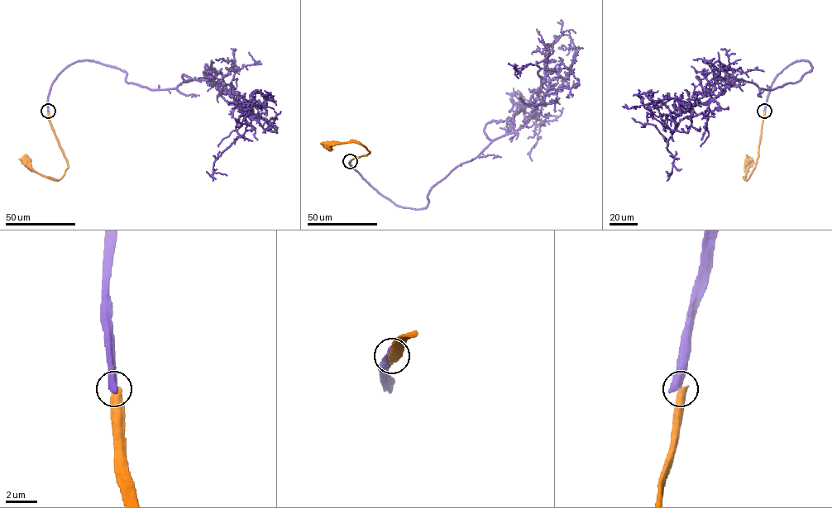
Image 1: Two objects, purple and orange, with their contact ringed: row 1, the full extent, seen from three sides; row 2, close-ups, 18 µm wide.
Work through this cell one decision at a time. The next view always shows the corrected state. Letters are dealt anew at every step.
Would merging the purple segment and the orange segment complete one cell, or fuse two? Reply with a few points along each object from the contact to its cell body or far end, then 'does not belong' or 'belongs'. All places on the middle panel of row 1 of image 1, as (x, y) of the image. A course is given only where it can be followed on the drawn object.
purple via (350, 161), (396, 204), (423, 209), (437, 183), (543, 102), (537, 64), (543, 44), (552, 47) | orange via (350, 162), (370, 152), (357, 142), (332, 141), (327, 145) | does not belong

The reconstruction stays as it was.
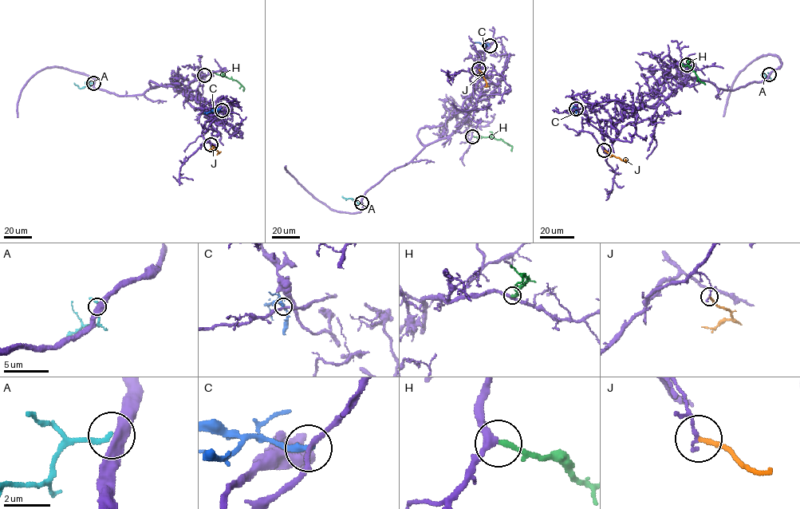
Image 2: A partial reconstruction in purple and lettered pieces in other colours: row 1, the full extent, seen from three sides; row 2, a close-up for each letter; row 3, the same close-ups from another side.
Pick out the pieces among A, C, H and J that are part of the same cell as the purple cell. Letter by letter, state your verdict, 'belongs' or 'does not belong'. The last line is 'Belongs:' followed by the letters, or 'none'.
A: does not belong
C: does not belong
H: belongs
J: does not belong
Belongs: H

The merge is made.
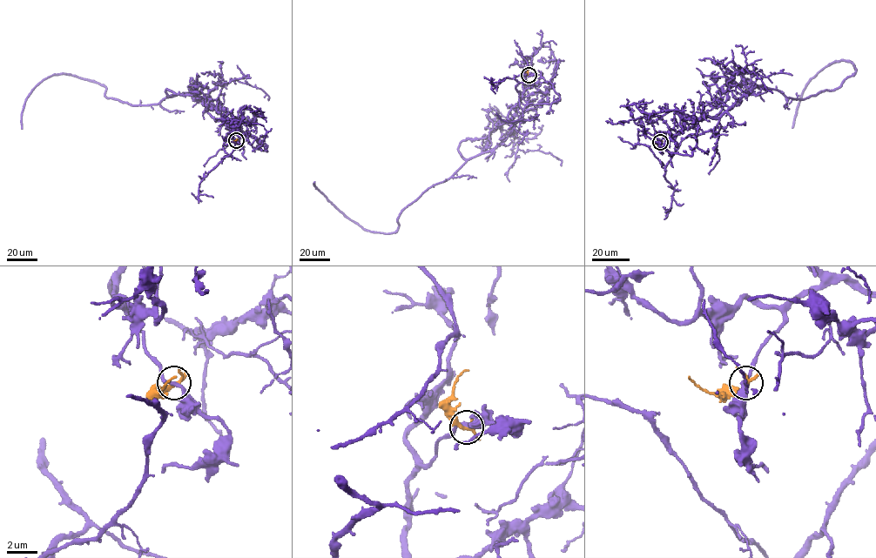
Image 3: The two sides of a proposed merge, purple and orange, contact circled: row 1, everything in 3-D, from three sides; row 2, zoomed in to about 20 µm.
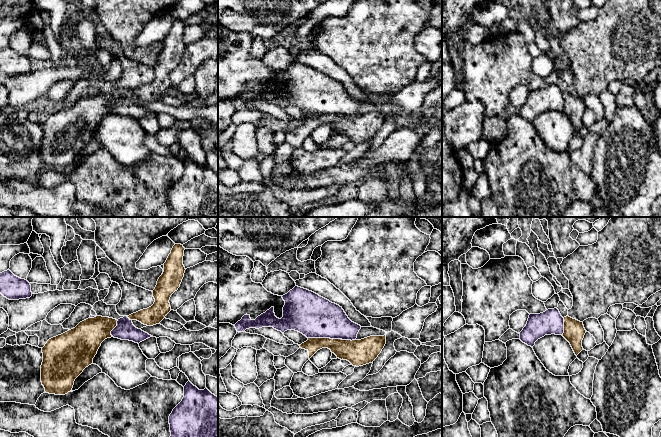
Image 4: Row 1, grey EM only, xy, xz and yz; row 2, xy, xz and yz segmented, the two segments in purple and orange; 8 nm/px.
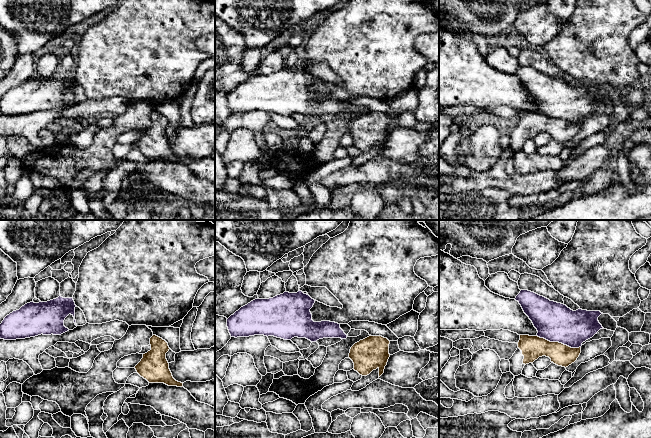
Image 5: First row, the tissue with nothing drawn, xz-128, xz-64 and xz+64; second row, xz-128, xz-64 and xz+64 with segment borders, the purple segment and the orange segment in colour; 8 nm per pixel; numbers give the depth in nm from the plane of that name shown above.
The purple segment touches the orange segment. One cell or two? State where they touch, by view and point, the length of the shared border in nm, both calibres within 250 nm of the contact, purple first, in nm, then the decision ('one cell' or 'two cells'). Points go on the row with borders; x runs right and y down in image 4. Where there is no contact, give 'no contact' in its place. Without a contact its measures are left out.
meets purple in xz at (332, 338); contact 380 nm long; 340 nm thick on the purple side, 200 nm on the other; two cells

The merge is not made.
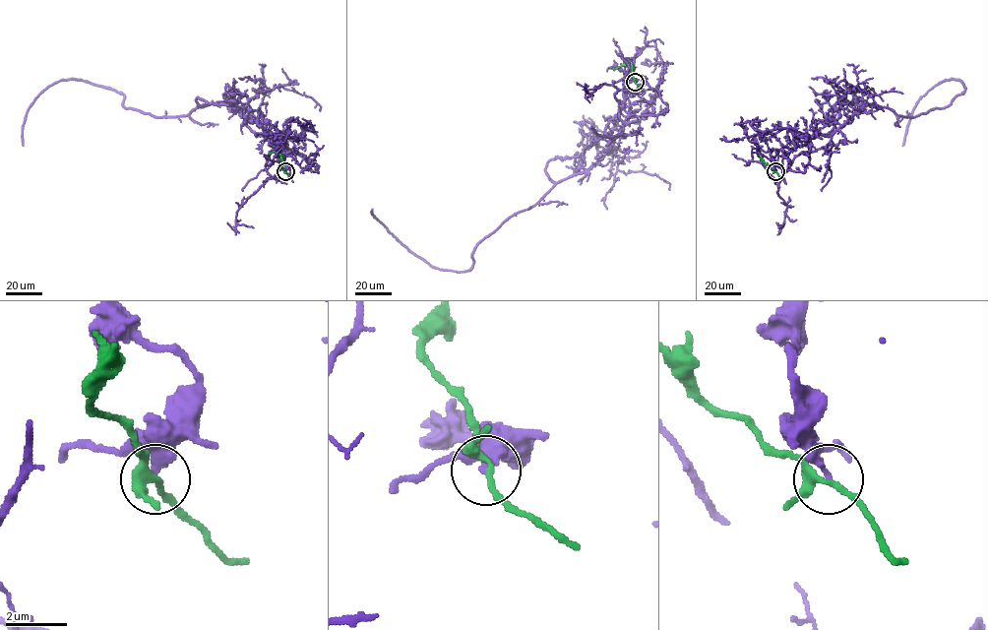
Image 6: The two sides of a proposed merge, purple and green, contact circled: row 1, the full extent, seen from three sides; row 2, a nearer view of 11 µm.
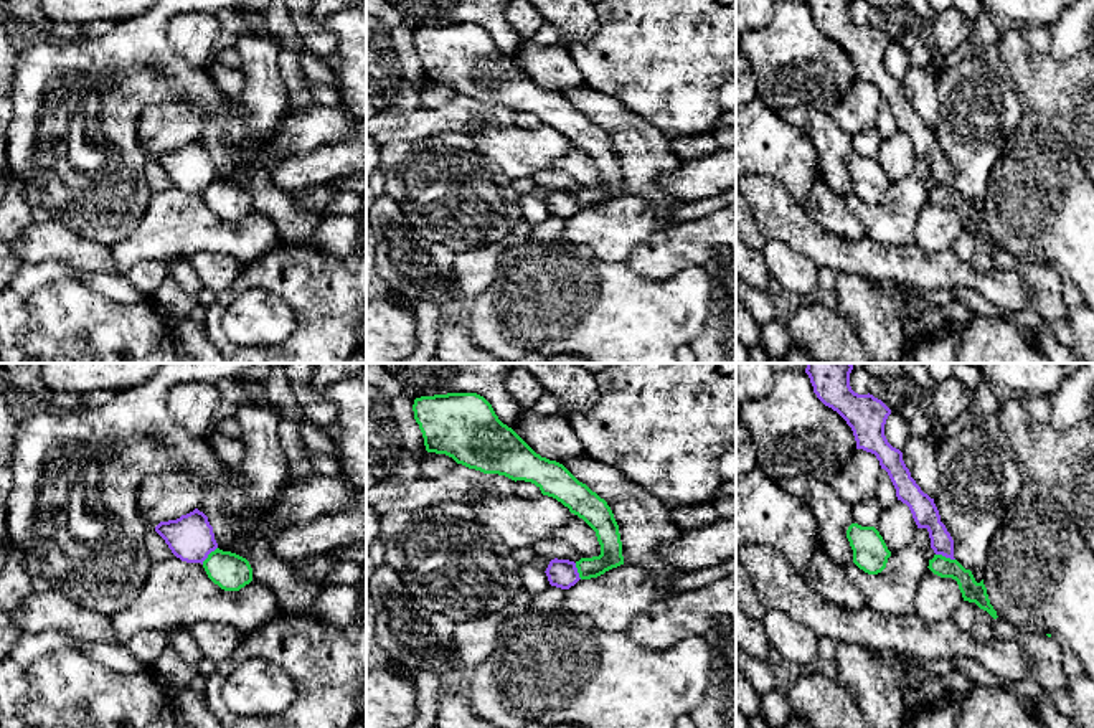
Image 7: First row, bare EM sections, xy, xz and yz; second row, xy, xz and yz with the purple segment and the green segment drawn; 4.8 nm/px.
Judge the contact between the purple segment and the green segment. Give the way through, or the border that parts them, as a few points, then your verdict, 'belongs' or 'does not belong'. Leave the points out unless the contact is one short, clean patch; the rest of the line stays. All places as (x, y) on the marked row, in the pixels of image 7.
border along yz (936, 553), (954, 560); does not belong

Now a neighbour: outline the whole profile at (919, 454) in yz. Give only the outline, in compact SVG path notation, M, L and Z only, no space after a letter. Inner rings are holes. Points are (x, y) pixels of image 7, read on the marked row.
M909 436L901 452L911 477L924 494L936 500L939 495L936 444L926 437Z

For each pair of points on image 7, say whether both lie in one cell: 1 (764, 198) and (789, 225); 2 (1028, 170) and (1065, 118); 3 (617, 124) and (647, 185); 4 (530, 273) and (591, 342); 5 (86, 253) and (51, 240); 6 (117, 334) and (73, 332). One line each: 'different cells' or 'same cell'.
1: same cell
2: different cells
3: same cell
4: same cell
5: same cell
6: same cell

